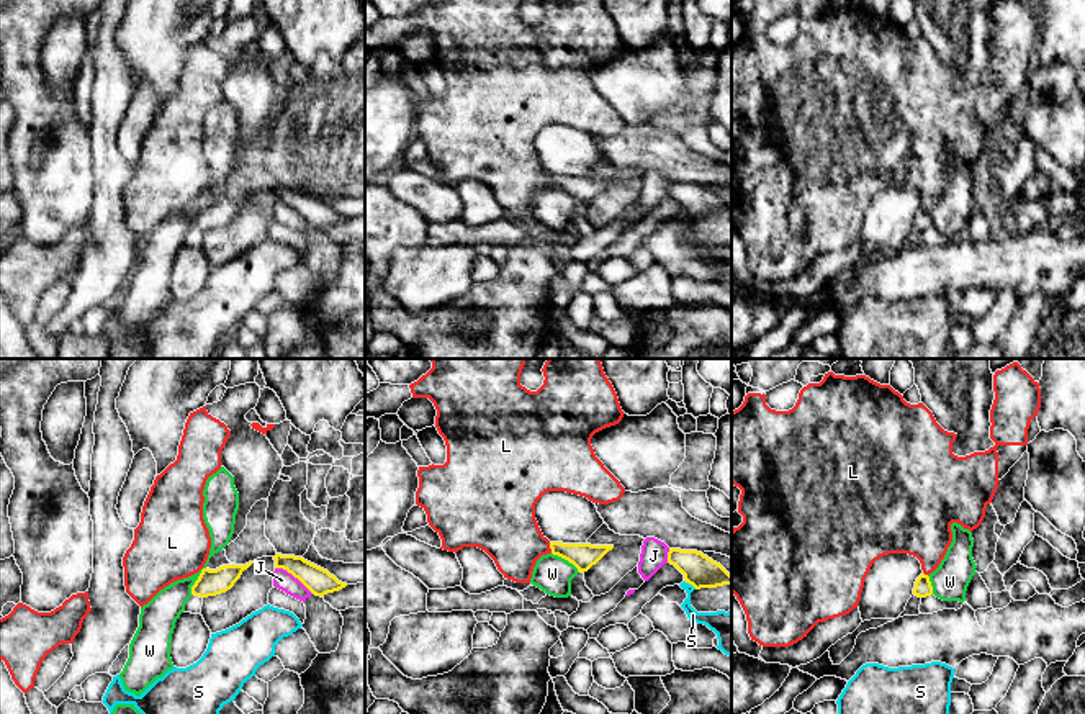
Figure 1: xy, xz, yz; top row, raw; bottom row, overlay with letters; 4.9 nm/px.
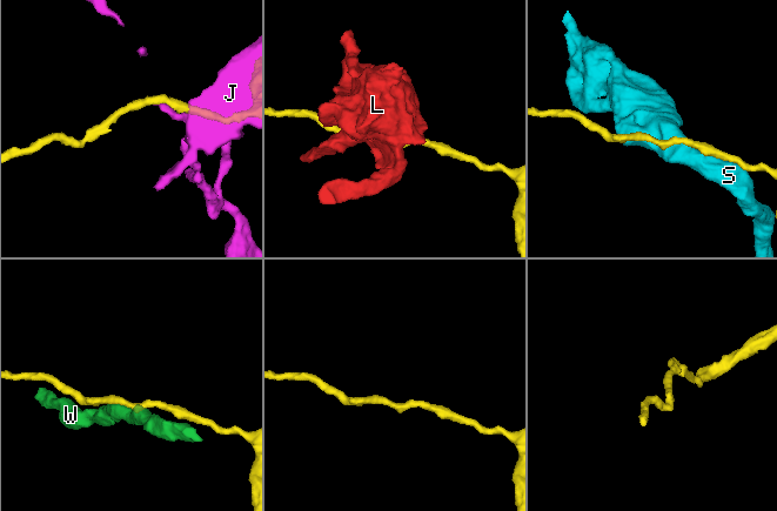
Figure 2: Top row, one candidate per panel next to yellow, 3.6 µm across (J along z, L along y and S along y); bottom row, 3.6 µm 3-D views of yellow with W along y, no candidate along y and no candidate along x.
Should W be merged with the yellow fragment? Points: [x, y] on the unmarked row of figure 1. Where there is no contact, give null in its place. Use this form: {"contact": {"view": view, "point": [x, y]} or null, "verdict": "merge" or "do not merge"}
{"contact": {"view": "xz", "point": [567, 192]}, "verdict": "do not merge"}

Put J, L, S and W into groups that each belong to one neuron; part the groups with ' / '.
J / L / S / W

